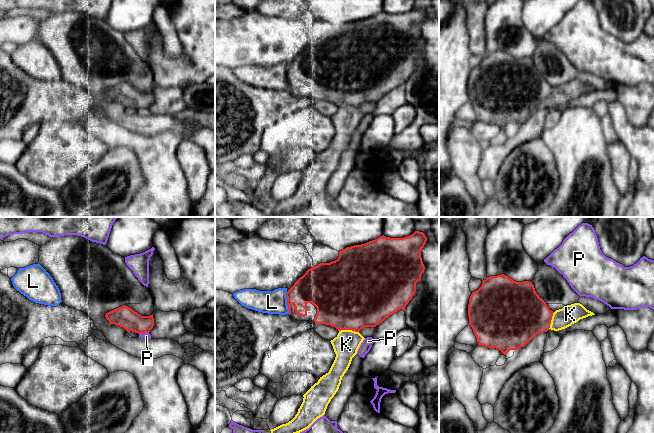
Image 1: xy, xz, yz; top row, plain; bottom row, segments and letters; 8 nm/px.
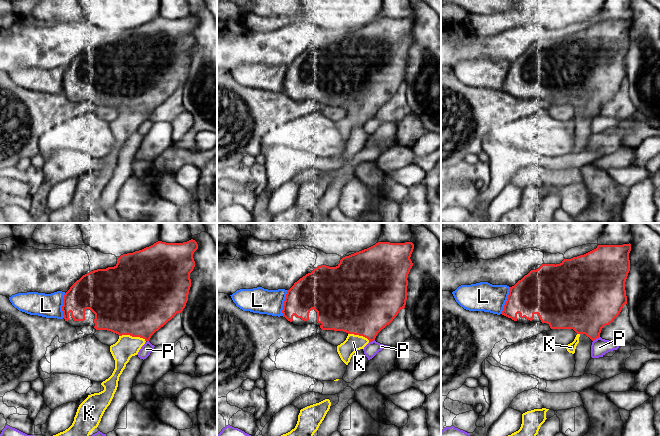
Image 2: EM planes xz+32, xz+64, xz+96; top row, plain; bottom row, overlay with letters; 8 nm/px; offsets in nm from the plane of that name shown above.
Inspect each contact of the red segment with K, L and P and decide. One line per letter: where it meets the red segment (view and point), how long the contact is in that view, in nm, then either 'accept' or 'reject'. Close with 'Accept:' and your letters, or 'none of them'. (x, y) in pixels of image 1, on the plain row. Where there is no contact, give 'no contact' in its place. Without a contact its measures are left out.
K: contact xz (349, 105); length 160 nm; accept
L: contact xz (287, 79); length 180 nm; reject
P: contact xy (143, 109); length 80 nm; reject
Accept: K

